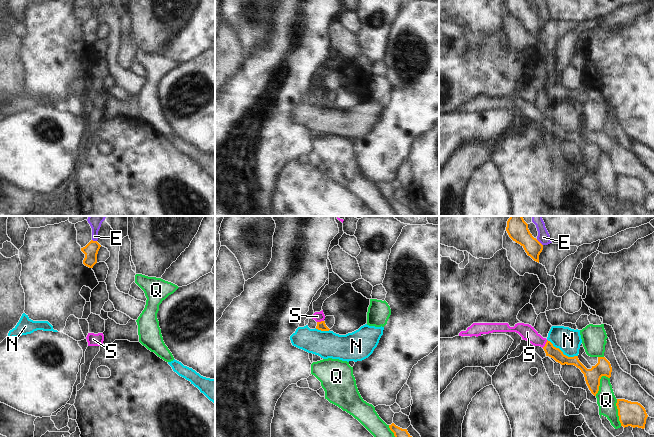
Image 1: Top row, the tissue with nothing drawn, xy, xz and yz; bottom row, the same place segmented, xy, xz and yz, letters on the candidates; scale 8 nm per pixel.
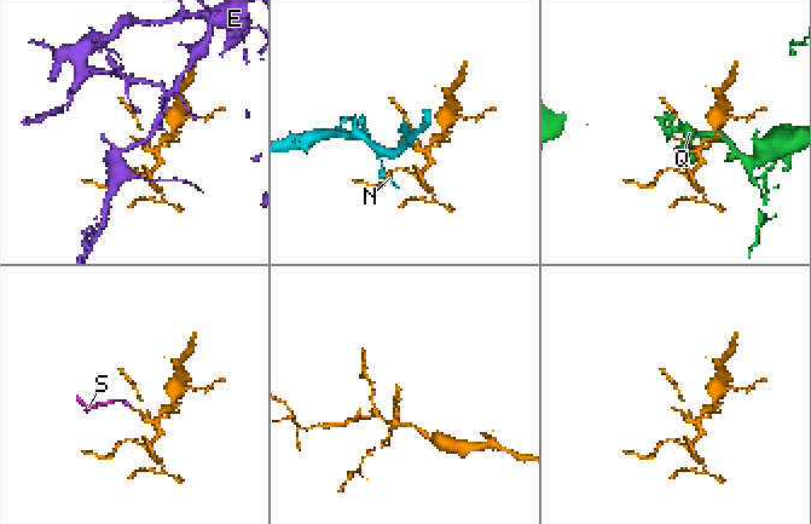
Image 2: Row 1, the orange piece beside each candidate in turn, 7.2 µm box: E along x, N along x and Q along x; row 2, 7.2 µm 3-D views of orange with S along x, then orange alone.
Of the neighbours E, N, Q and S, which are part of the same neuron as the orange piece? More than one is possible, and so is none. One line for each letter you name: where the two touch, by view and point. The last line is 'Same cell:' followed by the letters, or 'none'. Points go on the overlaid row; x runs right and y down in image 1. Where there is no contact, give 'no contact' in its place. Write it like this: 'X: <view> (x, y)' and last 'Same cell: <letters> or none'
S: yz (545, 344)
Same cell: S

